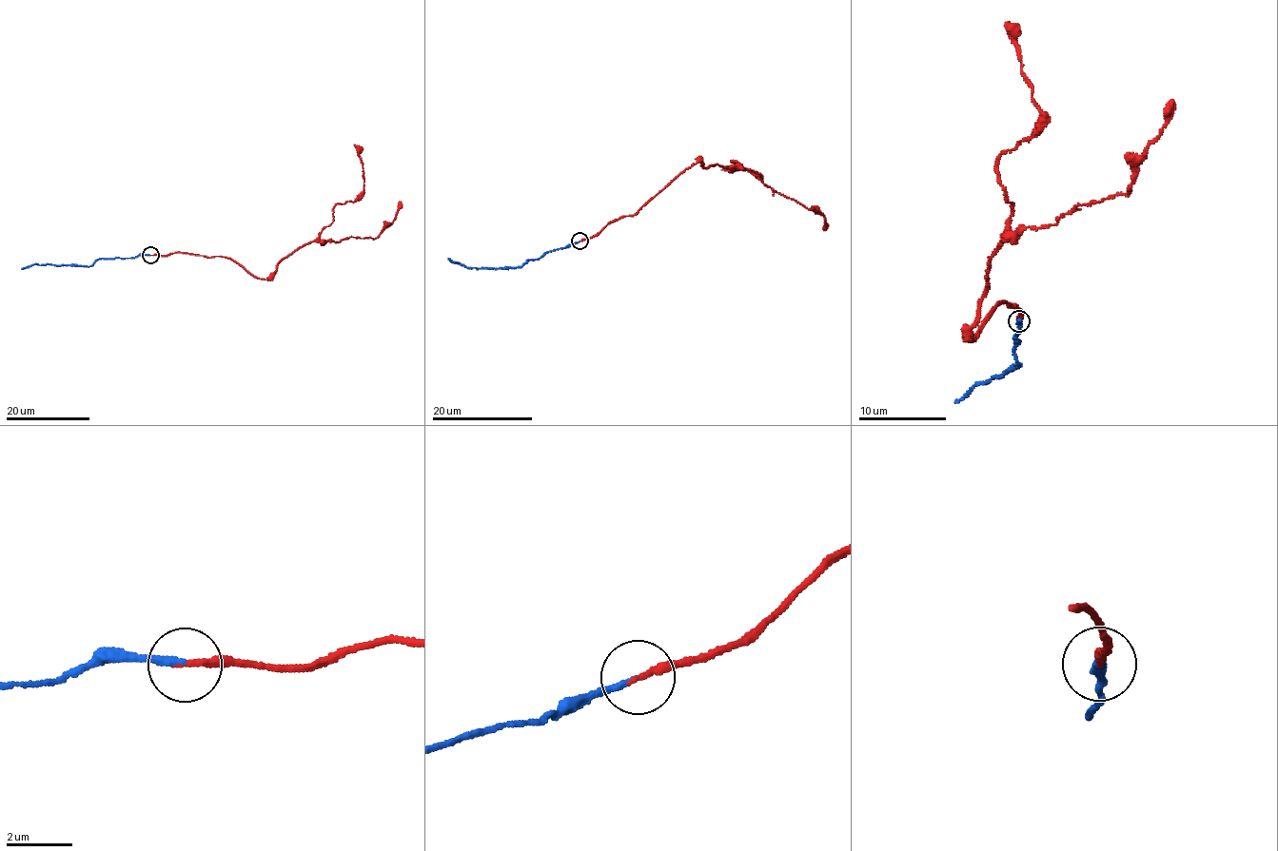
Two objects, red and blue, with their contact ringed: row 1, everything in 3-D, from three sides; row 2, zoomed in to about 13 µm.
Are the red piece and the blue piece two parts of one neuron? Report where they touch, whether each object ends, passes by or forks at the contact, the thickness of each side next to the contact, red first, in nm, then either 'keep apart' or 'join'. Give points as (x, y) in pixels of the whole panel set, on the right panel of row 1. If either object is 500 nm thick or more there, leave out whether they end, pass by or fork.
place (1019, 320); red ends; blue ends; calibres 190 and 190 nm; join

